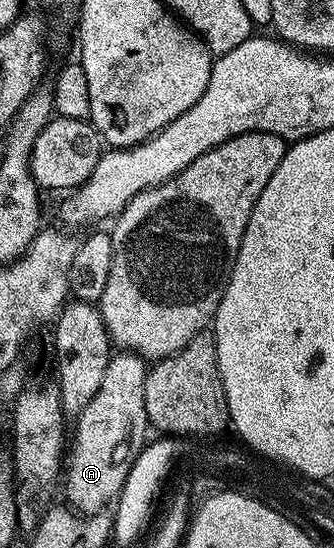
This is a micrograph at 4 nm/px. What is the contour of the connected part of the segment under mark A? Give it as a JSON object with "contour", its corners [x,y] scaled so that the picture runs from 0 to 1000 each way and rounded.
{"contour":[[[344,644],[314,673],[302,710],[278,732],[222,766],[225,803],[210,803],[195,830],[201,911],[228,934],[281,940],[305,934],[320,916],[356,907],[365,885],[386,870],[389,852],[443,807],[446,774],[434,754],[434,688],[443,664],[401,644]]]}

